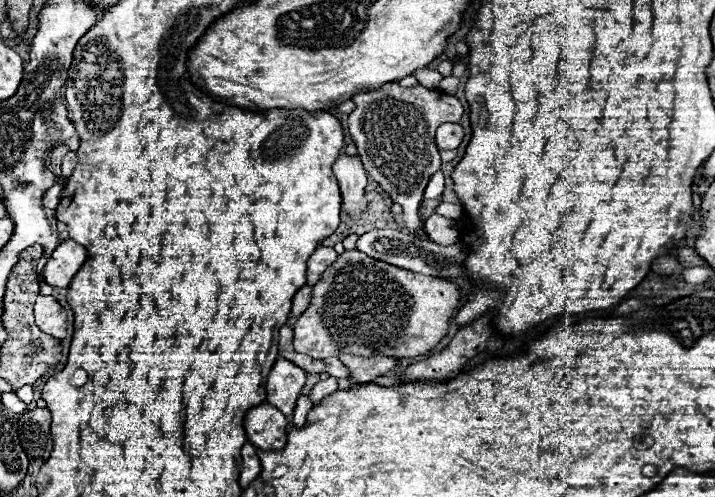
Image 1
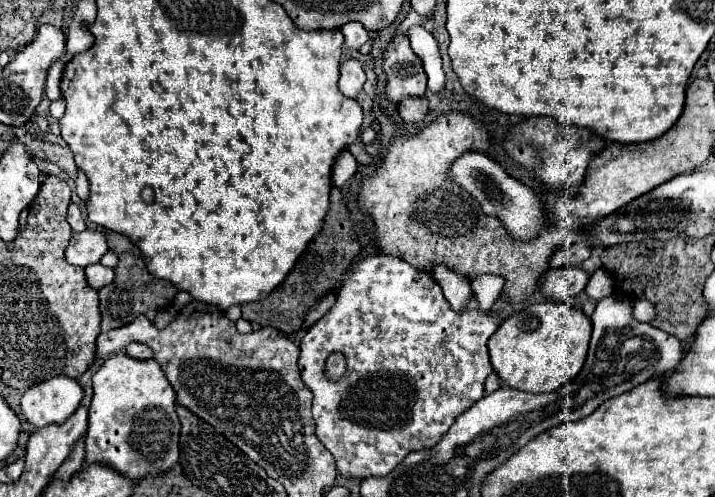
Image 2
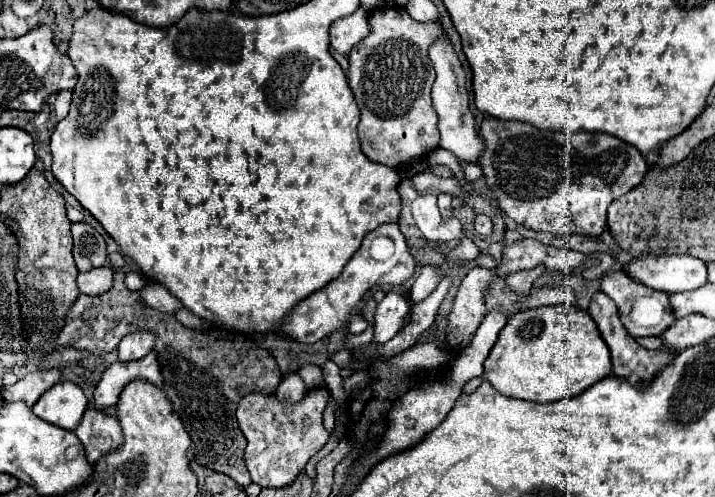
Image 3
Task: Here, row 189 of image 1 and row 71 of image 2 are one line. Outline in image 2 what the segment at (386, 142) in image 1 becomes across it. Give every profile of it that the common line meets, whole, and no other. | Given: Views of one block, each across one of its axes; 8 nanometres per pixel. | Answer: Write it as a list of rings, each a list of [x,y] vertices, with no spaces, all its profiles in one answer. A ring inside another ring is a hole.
[[[398,28],[384,50],[382,70],[386,74],[386,98],[398,104],[406,96],[426,94],[426,72],[422,60],[410,48],[408,36]]]

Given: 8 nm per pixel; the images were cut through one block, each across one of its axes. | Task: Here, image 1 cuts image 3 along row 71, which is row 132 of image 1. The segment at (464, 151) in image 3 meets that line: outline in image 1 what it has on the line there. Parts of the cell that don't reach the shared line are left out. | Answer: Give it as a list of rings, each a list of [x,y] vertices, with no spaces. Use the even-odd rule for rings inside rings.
[[[442,124],[438,126],[436,130],[436,146],[440,150],[456,150],[462,142],[462,136],[464,136],[464,130],[460,124]]]

